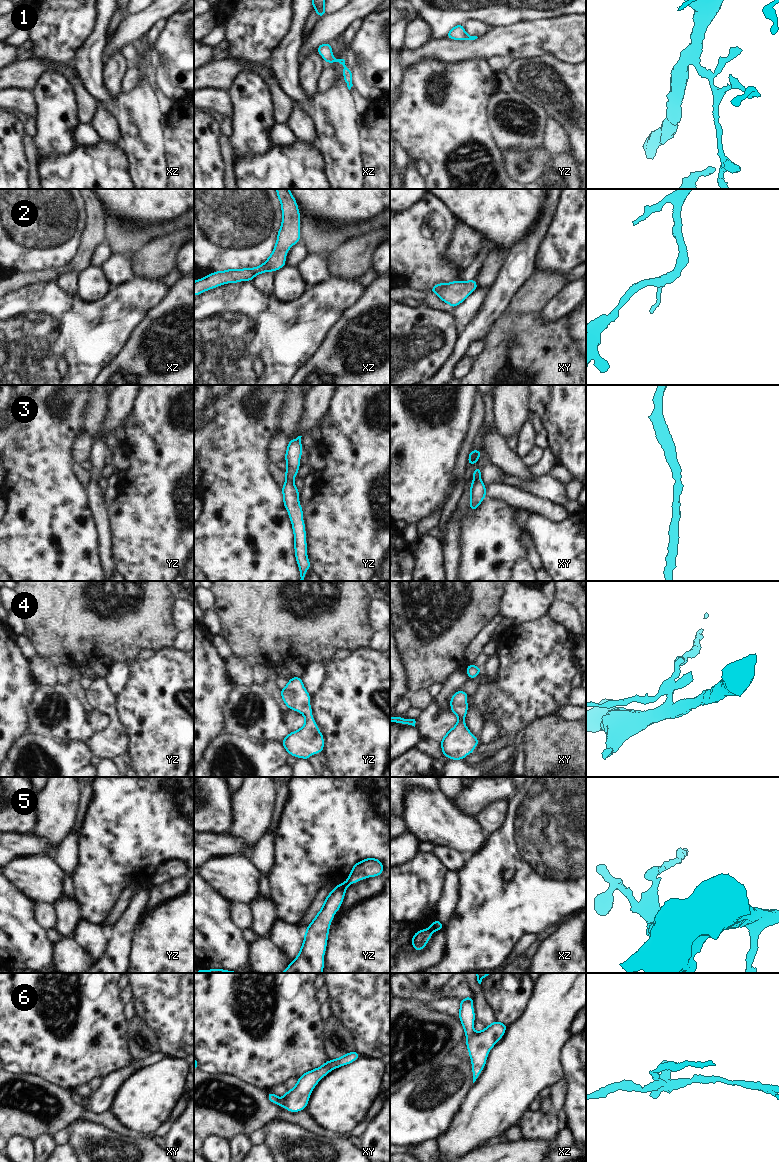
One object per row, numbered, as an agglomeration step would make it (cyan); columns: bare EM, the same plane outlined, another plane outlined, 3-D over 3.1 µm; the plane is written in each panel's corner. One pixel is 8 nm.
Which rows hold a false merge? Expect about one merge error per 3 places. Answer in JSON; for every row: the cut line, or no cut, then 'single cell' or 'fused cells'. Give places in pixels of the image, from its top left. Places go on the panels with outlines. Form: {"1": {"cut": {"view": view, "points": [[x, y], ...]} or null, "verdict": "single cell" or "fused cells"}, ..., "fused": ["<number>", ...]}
{"1": {"cut": null, "verdict": "single cell"}, "2": {"cut": null, "verdict": "single cell"}, "3": {"cut": null, "verdict": "single cell"}, "4": {"cut": null, "verdict": "single cell"}, "5": {"cut": {"view": "xz", "points": [[428, 928], [433, 931]]}, "verdict": "fused cells"}, "6": {"cut": null, "verdict": "single cell"}, "fused": ["5"]}

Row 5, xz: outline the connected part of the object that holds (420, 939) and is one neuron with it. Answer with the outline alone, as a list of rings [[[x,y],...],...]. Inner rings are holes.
[[[429,928],[421,929],[420,931],[414,933],[411,942],[413,948],[420,952],[427,944],[429,939],[431,938],[433,931]]]

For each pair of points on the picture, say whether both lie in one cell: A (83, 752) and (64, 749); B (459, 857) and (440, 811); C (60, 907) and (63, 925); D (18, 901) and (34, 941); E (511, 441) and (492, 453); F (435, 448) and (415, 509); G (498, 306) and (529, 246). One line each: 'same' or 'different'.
A: same
B: different
C: same
D: same
E: different
F: same
G: same

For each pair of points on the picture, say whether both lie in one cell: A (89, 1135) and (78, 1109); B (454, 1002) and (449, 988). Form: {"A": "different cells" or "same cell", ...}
{"A": "different cells", "B": "different cells"}

